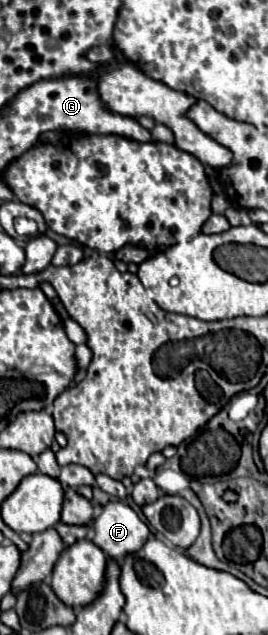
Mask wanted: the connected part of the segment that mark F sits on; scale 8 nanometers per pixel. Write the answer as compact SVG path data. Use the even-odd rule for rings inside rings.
M121 500L105 504L101 514L93 520L93 542L115 560L137 552L149 534L147 524Z

